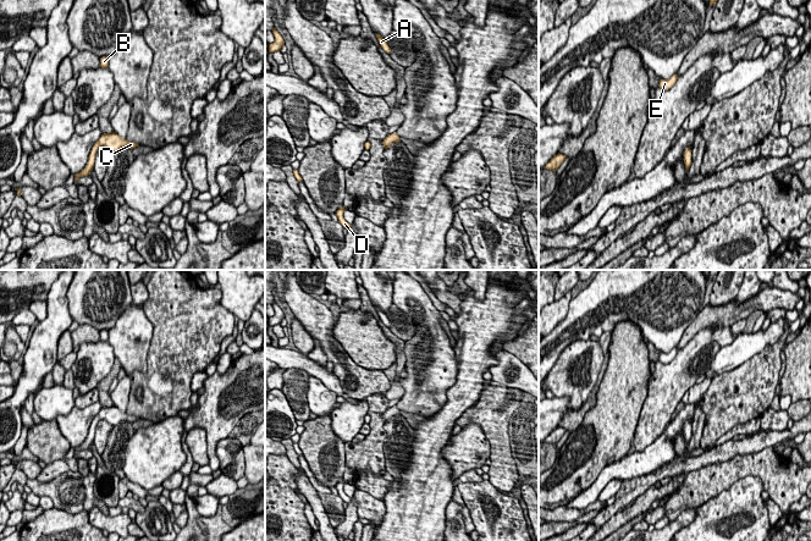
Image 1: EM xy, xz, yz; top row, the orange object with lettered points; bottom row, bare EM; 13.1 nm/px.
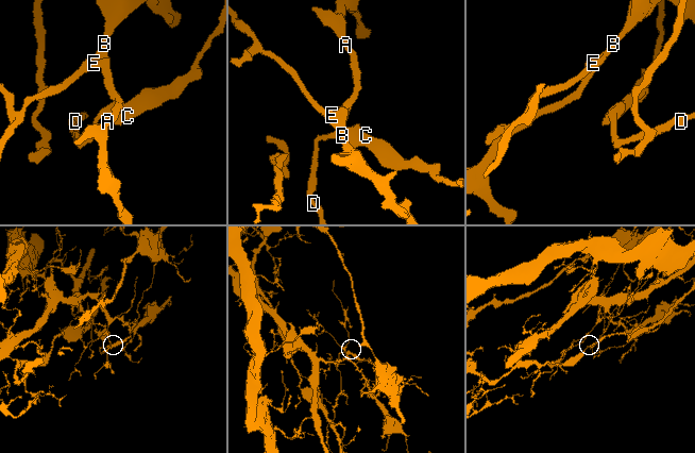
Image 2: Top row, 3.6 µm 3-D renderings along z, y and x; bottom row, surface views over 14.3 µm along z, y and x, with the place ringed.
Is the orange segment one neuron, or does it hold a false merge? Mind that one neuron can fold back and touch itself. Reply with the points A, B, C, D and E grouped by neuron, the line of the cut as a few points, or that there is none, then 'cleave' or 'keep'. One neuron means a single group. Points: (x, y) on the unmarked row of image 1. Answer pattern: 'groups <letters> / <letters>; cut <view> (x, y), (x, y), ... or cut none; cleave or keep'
groups A B C E / D; cut xy (90, 424), (94, 428); cleave

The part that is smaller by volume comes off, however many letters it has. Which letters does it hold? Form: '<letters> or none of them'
D

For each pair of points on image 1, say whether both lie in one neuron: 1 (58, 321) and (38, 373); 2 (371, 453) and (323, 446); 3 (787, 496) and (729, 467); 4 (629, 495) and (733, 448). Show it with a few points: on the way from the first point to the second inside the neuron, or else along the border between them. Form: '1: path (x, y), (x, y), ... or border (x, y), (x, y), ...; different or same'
1: path (47, 334), (42, 355), (38, 360); same
2: border (343, 443), (346, 464); different
3: path (773, 481), (759, 467), (744, 467); same
4: path (655, 476), (680, 464), (700, 462), (707, 457); same

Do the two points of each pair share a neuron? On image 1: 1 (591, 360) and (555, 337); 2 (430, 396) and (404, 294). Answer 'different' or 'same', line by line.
1: different
2: same

